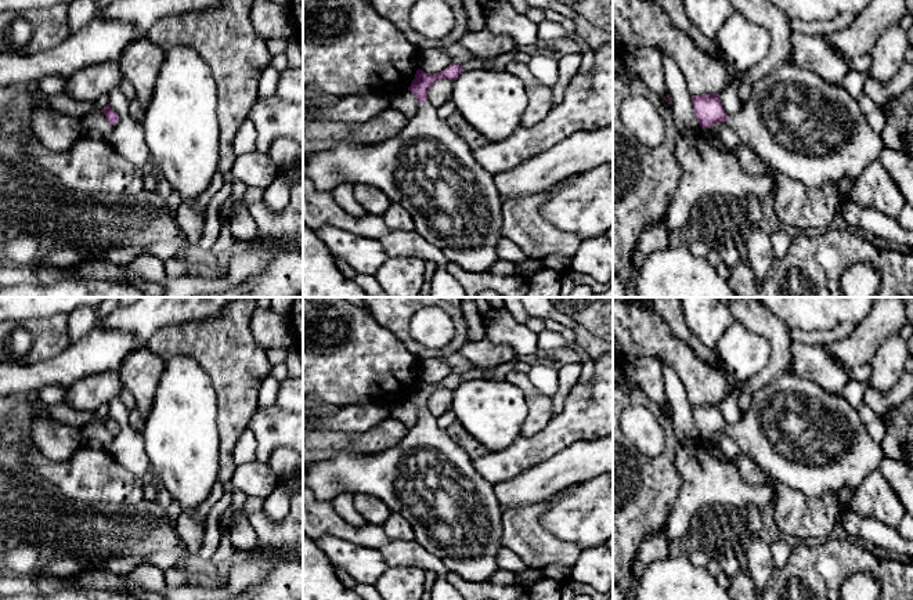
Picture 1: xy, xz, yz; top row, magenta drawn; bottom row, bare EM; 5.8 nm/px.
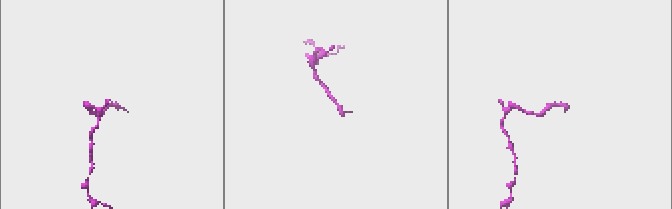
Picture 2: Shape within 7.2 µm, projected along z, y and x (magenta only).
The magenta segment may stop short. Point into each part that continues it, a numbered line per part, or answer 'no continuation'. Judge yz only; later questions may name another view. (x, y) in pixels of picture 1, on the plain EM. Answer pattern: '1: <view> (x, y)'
1: yz (809, 438)

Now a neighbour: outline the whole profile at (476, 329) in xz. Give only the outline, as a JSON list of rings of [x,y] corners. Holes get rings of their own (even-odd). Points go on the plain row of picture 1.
[[[462,297],[462,312],[468,328],[468,340],[480,340],[486,336],[486,326],[477,310],[474,297]]]

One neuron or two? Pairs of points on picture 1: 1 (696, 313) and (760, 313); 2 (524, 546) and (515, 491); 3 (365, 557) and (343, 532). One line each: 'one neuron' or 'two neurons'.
1: two neurons
2: two neurons
3: two neurons

